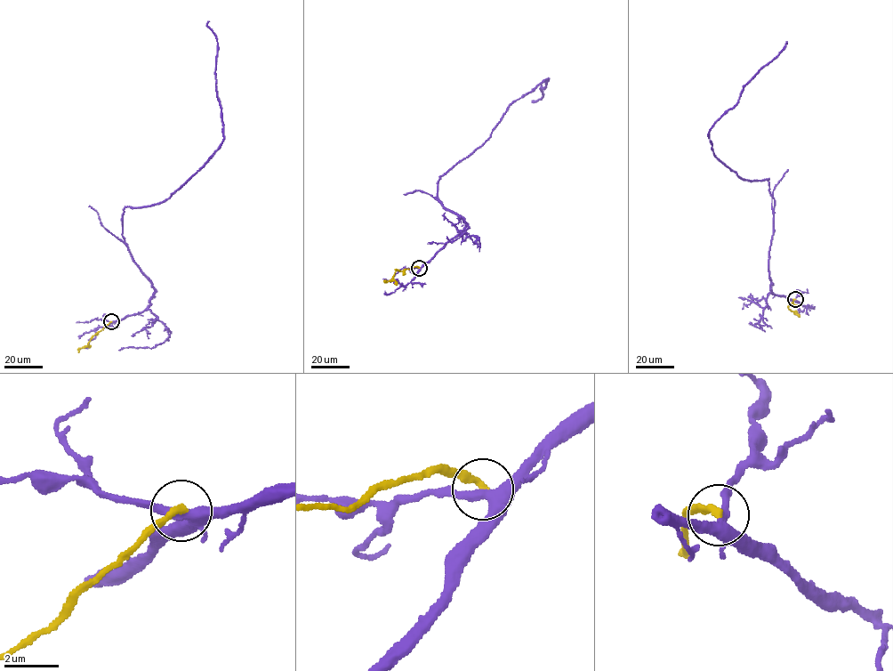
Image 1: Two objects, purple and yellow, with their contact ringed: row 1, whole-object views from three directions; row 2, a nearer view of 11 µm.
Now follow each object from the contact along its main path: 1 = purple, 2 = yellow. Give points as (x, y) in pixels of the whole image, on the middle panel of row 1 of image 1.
1: (419, 268), (466, 225), (437, 198), (439, 177), (489, 138), (512, 102), (548, 78), (543, 97), (534, 101)
2: (419, 268), (395, 270), (390, 280), (384, 280)

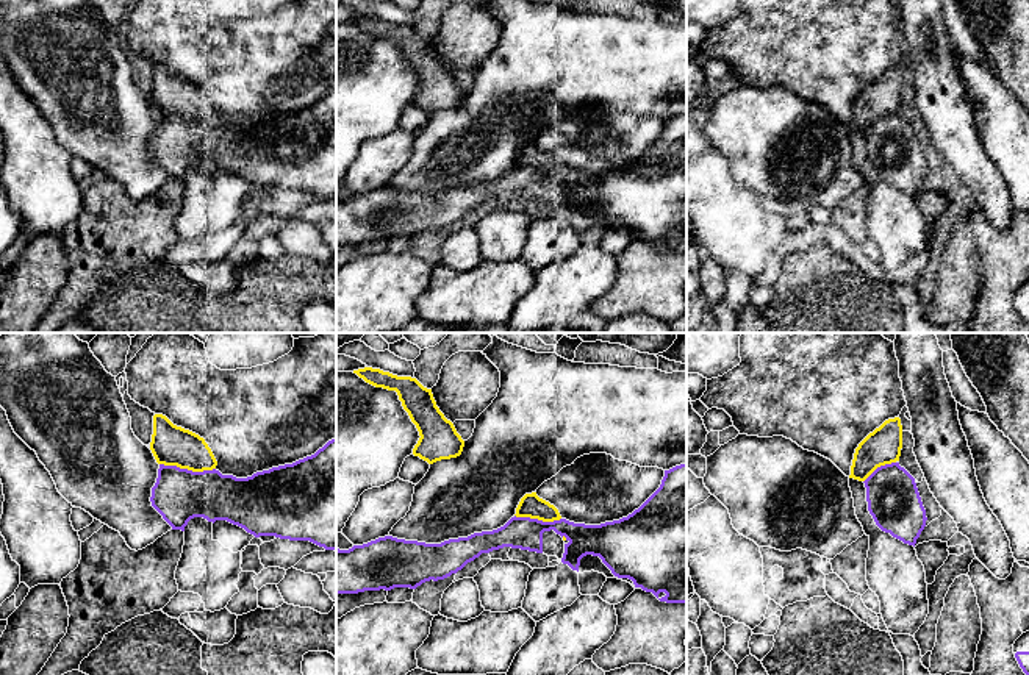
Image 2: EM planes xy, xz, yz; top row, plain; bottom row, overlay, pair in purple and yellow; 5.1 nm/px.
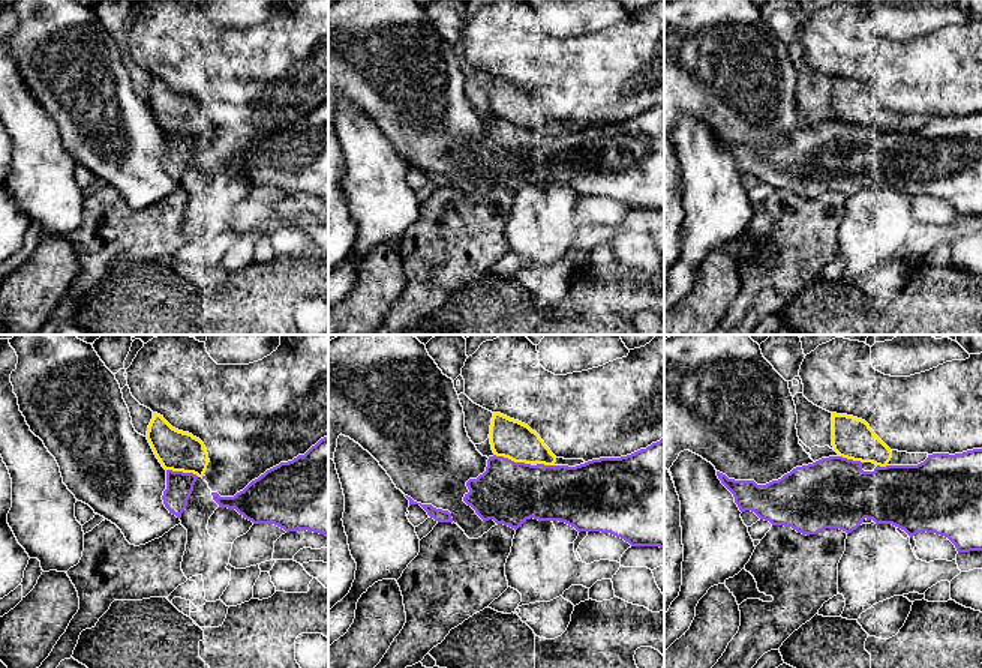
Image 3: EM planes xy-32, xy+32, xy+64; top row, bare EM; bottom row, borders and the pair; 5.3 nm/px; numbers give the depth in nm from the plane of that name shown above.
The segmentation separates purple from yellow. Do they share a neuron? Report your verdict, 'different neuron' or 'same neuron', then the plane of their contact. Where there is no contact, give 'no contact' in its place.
different neuron; meets purple in xy

